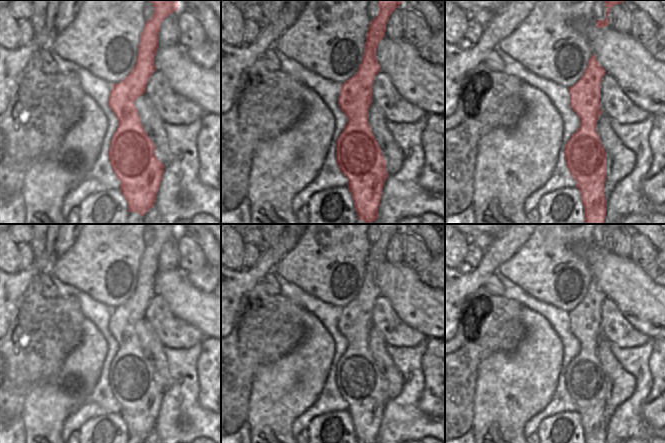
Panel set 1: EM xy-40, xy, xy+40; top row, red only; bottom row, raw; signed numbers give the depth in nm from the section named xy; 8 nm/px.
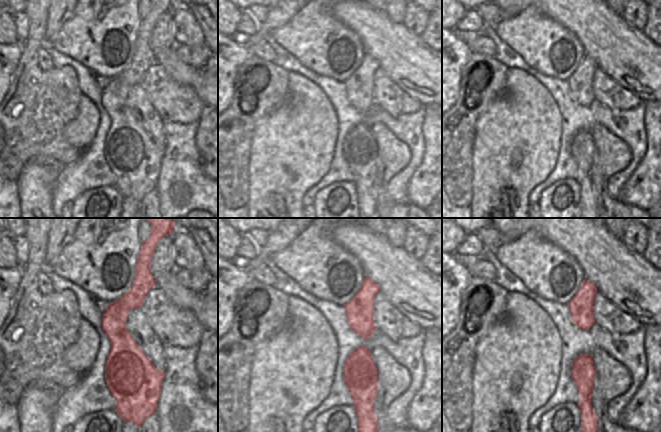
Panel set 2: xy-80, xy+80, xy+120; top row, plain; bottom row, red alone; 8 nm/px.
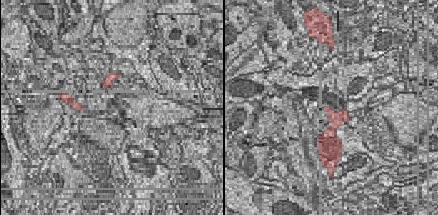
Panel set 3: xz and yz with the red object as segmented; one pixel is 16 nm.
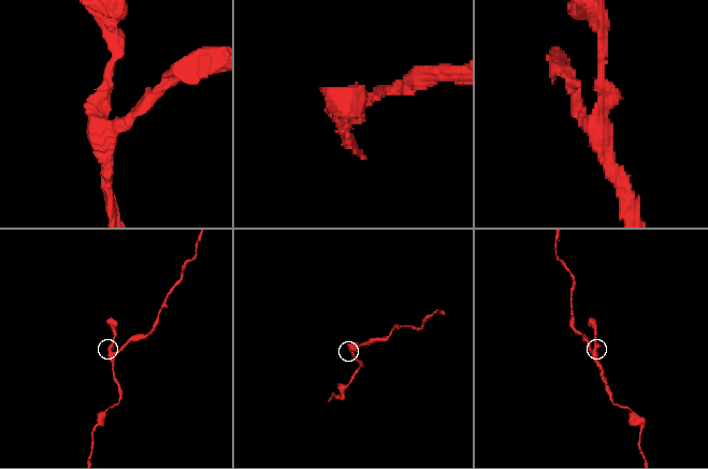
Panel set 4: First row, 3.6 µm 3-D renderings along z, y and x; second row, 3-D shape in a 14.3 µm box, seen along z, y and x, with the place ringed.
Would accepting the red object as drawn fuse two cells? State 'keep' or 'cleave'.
keep

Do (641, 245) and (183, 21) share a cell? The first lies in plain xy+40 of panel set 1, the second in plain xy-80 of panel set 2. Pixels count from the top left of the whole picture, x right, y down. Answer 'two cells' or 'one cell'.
one cell

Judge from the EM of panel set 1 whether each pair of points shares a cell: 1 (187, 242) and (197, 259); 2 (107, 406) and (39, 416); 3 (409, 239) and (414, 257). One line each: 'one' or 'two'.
1: one
2: two
3: one

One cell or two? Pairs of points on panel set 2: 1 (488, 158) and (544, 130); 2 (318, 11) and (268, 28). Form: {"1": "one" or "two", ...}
{"1": "one", "2": "two"}

